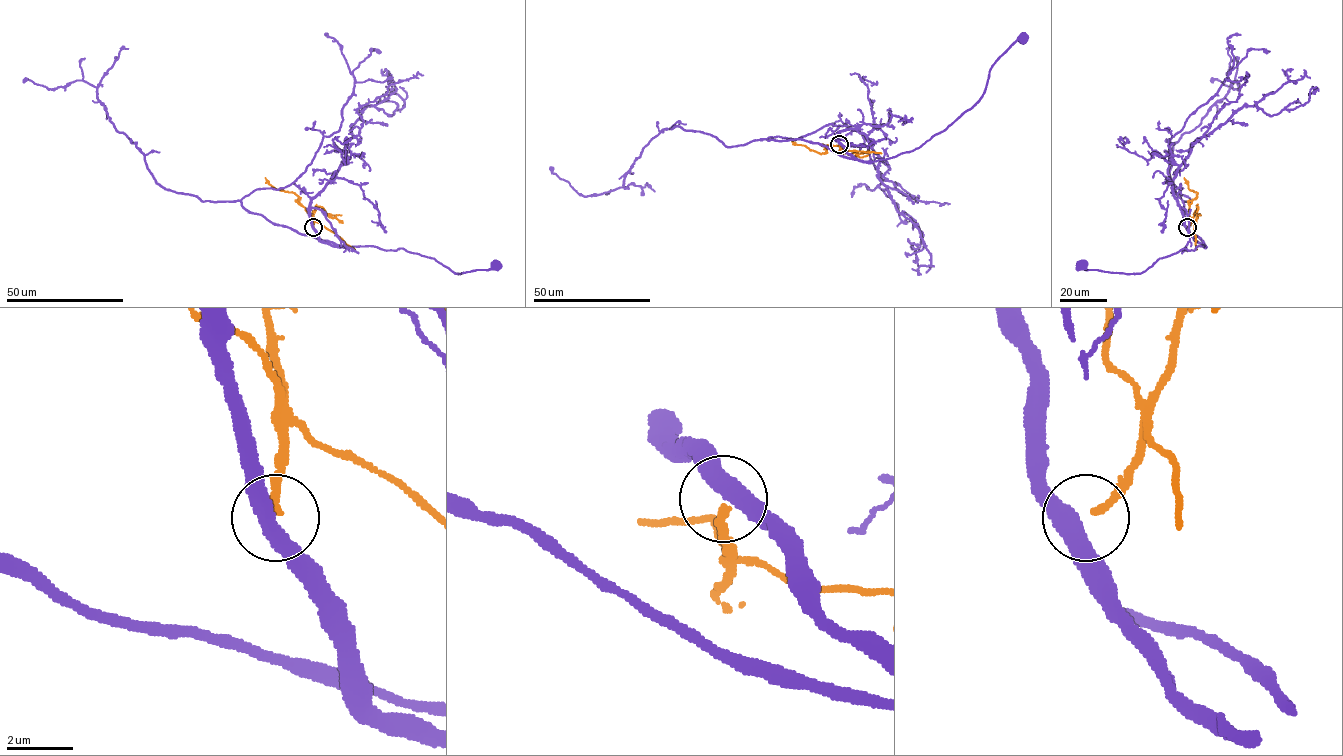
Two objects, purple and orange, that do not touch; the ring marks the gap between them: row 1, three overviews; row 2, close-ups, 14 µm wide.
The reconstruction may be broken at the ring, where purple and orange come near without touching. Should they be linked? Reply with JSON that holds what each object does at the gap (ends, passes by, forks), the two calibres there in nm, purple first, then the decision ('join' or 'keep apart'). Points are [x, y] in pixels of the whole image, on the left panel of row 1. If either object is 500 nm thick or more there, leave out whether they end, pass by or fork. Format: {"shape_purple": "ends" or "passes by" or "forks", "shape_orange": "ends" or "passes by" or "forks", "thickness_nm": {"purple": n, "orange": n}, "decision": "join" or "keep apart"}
{"shape_purple": "passes by", "shape_orange": "ends", "thickness_nm": {"purple": 440, "orange": 240}, "decision": "keep apart"}

